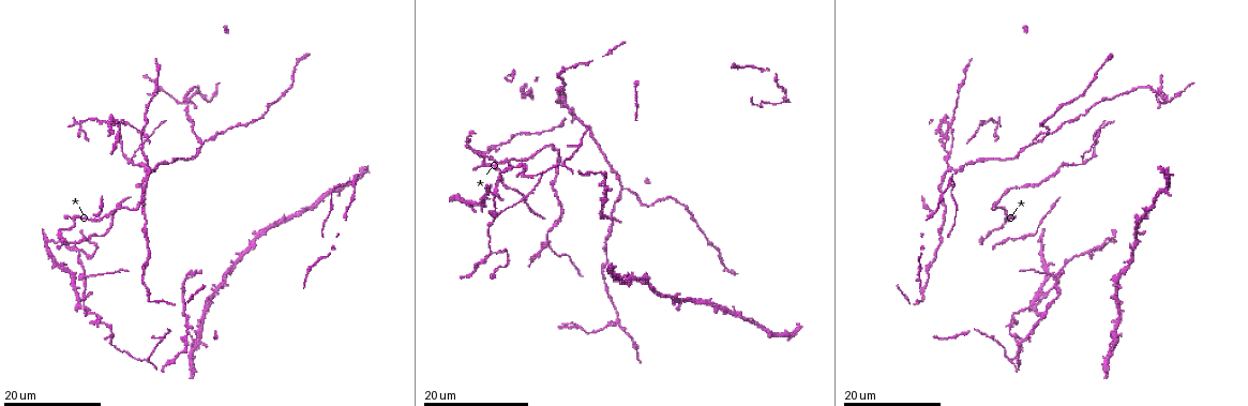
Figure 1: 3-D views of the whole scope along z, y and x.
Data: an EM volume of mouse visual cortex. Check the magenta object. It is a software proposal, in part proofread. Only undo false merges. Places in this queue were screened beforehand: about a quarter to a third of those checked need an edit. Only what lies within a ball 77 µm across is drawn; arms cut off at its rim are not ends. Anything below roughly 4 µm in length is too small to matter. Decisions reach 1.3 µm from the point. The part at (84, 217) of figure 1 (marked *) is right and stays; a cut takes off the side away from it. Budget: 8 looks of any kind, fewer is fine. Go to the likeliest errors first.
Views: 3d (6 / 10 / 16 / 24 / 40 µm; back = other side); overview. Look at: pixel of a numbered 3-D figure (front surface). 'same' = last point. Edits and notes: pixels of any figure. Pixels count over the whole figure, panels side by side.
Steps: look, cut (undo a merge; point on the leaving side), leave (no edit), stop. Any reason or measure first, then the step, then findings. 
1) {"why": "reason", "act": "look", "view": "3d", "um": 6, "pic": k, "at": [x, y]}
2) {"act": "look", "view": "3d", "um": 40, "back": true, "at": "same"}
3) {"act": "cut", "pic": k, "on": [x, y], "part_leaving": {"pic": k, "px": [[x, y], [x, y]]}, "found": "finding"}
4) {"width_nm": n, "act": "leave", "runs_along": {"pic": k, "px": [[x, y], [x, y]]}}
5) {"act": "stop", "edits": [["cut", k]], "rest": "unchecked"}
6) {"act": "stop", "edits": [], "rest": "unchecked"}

{"why": "three arms meet", "act": "look", "view": "3d", "um": 16, "pic": 1, "at": [617, 321]}

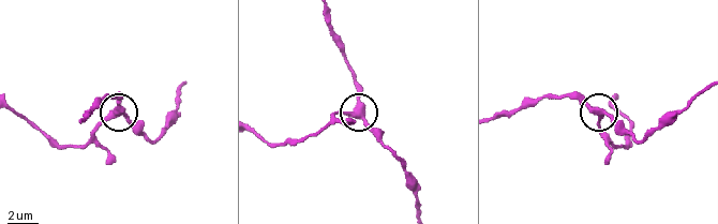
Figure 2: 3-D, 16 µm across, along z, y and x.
{"why": "closer look", "act": "look", "view": "3d", "um": 6, "pic": 2, "at": [358, 113]}

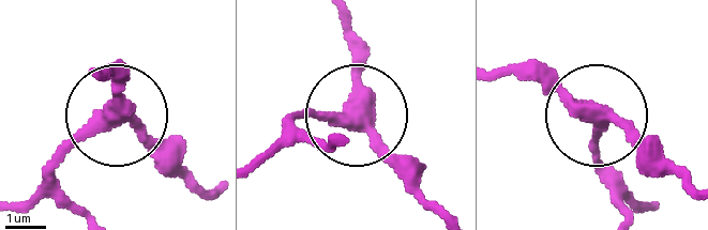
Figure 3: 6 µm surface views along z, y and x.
{"width_nm": 340, "act": "leave", "found": "all the same neuron"}

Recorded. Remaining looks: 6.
{"why": "three arms meet", "act": "look", "view": "3d", "um": 16, "pic": 1, "at": [203, 141]}

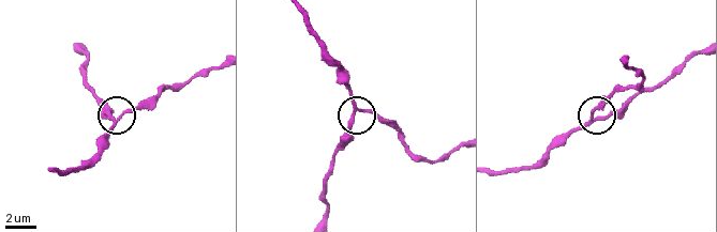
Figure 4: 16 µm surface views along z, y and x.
{"why": "zoom in", "act": "look", "view": "3d", "um": 10, "pic": 4, "at": [360, 110]}

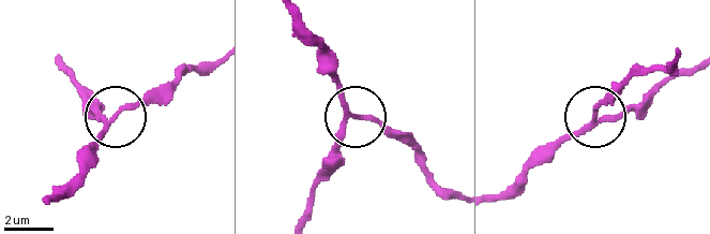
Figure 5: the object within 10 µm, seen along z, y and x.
{"arms": 3, "act": "leave", "found": "all the same neuron"}

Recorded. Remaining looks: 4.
{"act": "look", "view": "3d", "um": 24, "pic": 1, "at": [130, 160]}

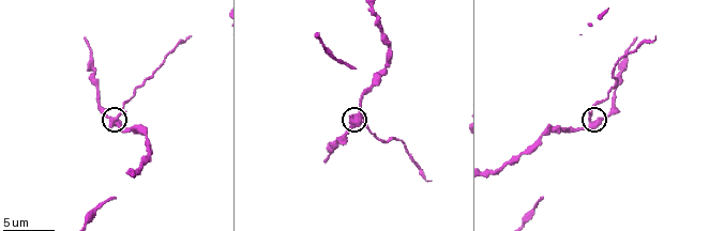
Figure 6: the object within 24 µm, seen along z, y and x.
{"why": "zoom in", "act": "look", "view": "3d", "um": 10, "pic": 6, "at": [355, 115]}

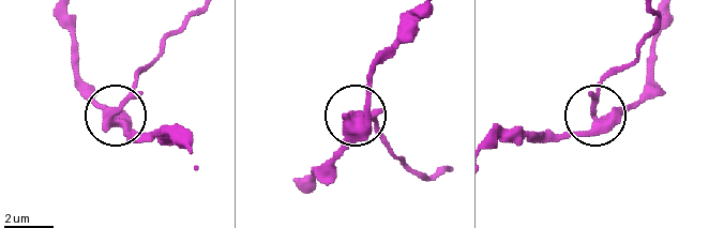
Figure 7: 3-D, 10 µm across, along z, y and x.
{"side_arm_um": 12, "act": "leave", "runs_along": {"pic": 7, "px": [[419, 15], [374, 71], [370, 107], [349, 120], [330, 161]]}, "found": "continuous, no second neuron"}

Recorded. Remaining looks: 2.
{"act": "look", "view": "3d", "um": 16, "pic": 1, "at": [492, 251]}

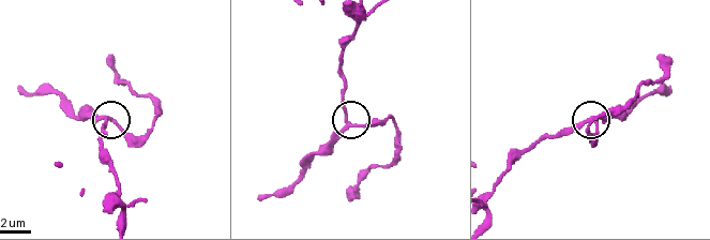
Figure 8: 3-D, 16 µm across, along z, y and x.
{"act": "look", "view": "3d", "um": 10, "pic": 8, "at": [350, 125]}

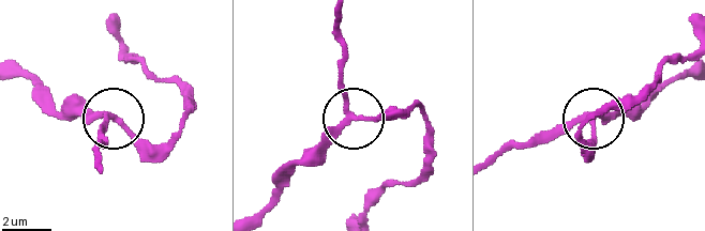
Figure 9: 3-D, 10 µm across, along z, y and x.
{"width_nm": 210, "act": "leave", "found": "all the same neuron"}

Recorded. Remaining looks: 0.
{"act": "stop", "edits": [], "rest": "unchecked"}

